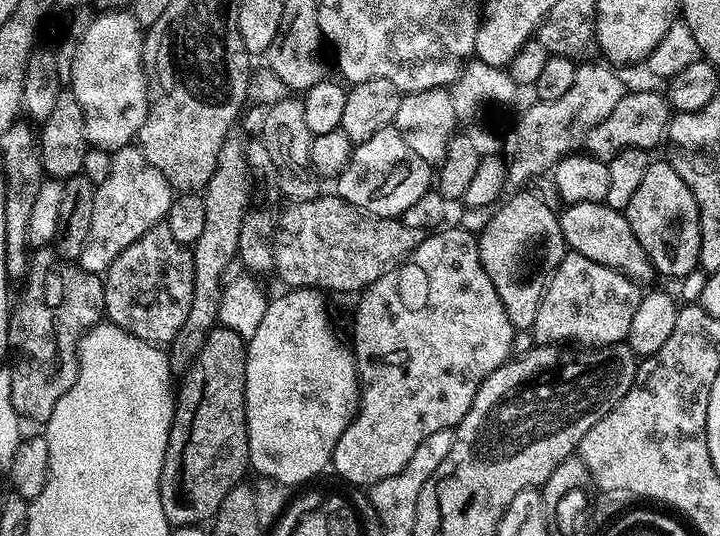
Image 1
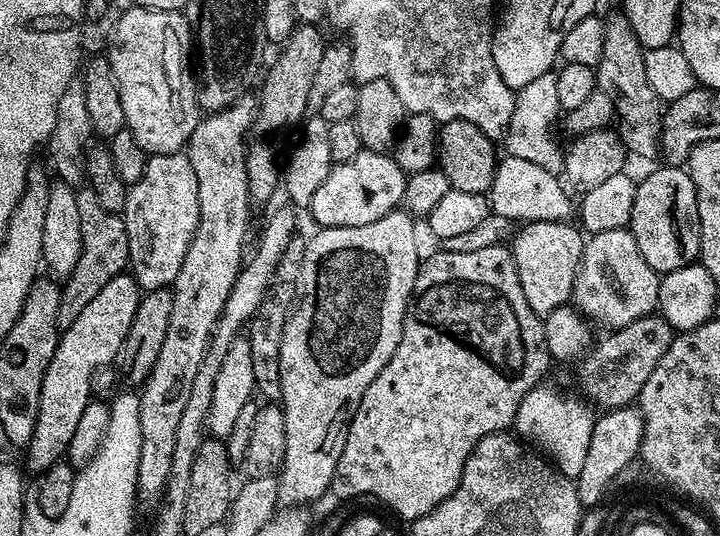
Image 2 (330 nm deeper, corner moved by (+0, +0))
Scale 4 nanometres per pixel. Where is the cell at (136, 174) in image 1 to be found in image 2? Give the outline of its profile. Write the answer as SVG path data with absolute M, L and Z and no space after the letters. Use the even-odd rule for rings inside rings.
M178 151L174 154L148 156L142 178L138 178L138 182L129 187L122 215L128 235L130 272L136 277L137 284L145 293L171 286L178 278L178 270L182 270L182 258L186 258L186 250L200 221L198 178L194 178L194 166L190 166L187 155Z

